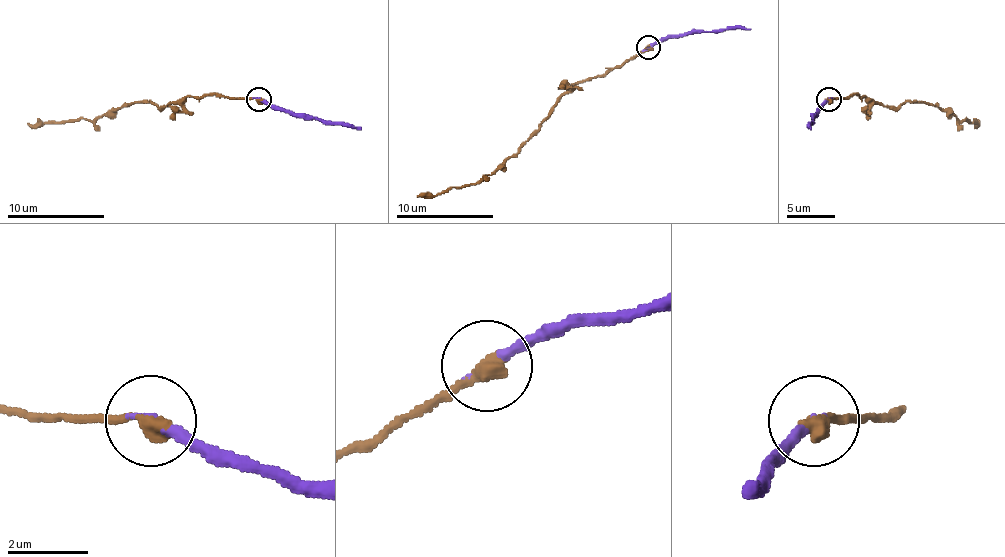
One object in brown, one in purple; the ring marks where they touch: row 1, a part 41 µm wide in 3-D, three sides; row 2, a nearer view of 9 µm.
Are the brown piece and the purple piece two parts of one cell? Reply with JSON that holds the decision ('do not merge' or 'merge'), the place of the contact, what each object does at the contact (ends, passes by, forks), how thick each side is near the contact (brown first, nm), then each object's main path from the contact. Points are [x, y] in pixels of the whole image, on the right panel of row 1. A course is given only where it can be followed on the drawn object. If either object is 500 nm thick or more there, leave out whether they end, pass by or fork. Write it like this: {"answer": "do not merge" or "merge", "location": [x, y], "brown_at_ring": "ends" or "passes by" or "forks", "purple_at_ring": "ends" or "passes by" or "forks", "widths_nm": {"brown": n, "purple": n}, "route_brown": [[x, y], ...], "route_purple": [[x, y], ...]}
{"answer": "do not merge", "location": [829, 99], "brown_at_ring": "ends", "purple_at_ring": "ends", "widths_nm": {"brown": 480, "purple": 160}, "route_brown": [[829, 98], [846, 98], [856, 93], [885, 105], [924, 101], [958, 120], [965, 118], [977, 122]], "route_purple": [[829, 98], [815, 113], [810, 130]]}

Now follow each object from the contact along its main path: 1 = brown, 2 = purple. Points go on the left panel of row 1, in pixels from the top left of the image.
1: (258, 98), (226, 98), (214, 93), (187, 96), (168, 105), (136, 101), (93, 120), (27, 122)
2: (258, 98), (294, 113), (348, 122), (360, 130)

